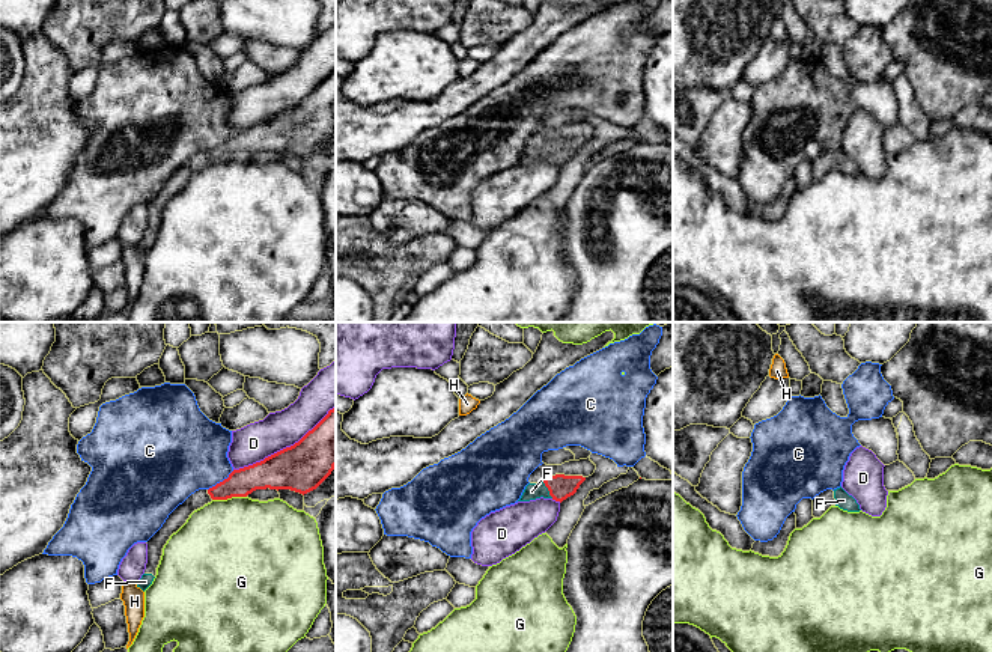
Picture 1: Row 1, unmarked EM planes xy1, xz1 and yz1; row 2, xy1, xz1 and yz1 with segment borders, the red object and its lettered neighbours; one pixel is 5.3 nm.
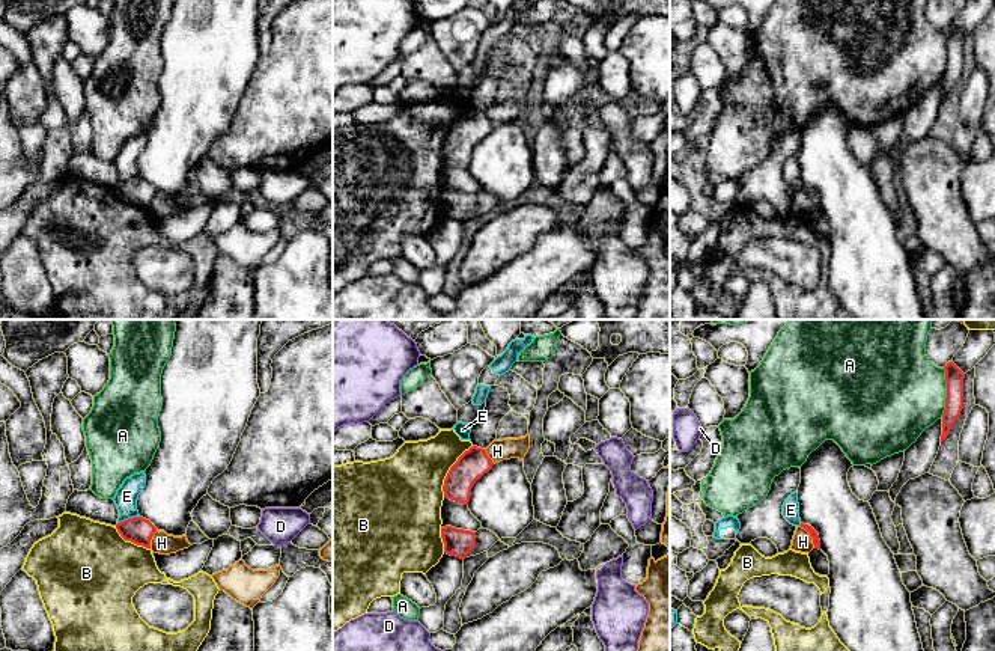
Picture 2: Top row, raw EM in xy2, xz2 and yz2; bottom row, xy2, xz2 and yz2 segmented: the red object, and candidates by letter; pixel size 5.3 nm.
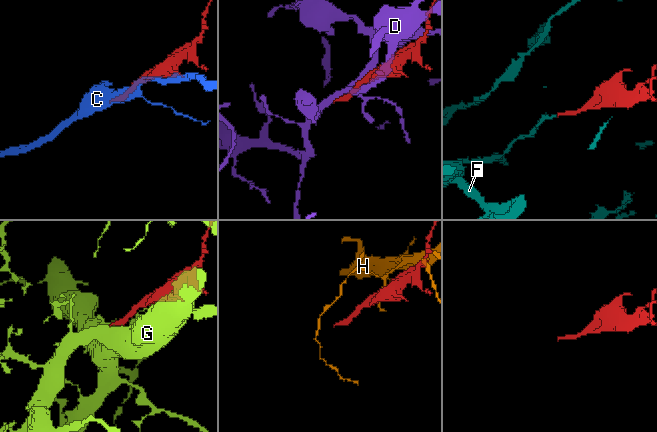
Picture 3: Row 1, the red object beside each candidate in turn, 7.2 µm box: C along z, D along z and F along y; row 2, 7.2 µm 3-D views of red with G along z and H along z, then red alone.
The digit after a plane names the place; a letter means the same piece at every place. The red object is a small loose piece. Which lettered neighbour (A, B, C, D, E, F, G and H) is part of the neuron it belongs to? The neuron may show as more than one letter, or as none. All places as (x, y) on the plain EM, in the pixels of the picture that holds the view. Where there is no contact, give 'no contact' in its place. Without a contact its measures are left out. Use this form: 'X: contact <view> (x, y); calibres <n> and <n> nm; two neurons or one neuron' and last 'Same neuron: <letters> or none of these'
A: contact yz2 (947, 55); calibres 100 and 460 nm; two neurons
B: contact xz2 (449, 133); calibres 160 and 380 nm; two neurons
C: contact xy1 (220, 145); calibres 150 and 440 nm; two neurons
D: contact xy1 (283, 112); calibres 260 and 200 nm; two neurons
E: contact xy2 (128, 181); calibres 140 and 120 nm; two neurons
F: contact xz1 (548, 152); calibres 140 and 90 nm; one neuron
G: contact xy1 (229, 160); calibres 160 and 480 nm; two neurons
H: contact yz2 (810, 198); calibres 50 and 100 nm; two neurons
Same neuron: F

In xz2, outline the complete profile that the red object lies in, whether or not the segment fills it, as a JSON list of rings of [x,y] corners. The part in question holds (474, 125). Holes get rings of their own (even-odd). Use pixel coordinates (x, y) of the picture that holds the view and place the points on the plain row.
[[[471,108],[450,130],[443,148],[444,160],[468,167],[473,148],[488,136],[492,128],[494,125],[485,112]]]

